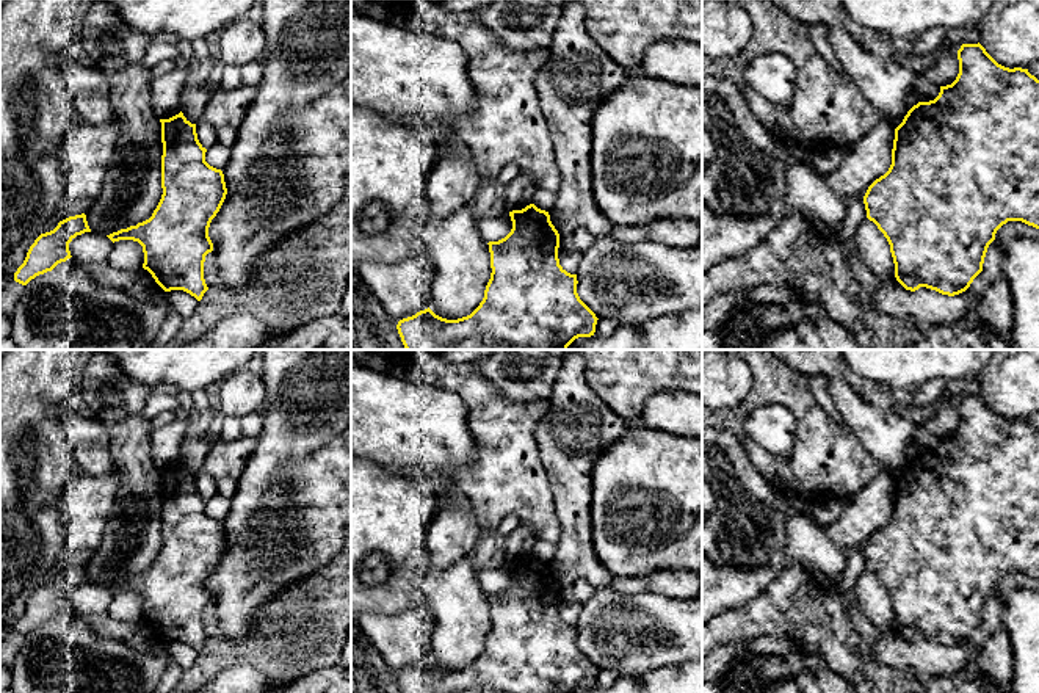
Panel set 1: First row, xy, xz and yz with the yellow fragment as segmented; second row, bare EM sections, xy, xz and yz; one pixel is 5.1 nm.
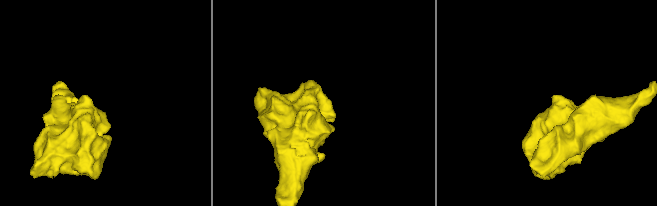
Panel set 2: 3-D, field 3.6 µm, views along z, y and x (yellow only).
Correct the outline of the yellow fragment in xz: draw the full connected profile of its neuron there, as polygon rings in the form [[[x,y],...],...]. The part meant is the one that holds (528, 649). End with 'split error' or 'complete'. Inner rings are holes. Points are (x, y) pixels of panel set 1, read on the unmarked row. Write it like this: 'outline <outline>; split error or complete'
outline [[[534,555],[522,561],[509,563],[512,580],[498,591],[489,593],[491,630],[480,657],[467,668],[447,671],[429,659],[398,673],[401,693],[574,693],[578,688],[591,688],[596,684],[597,668],[577,644],[577,626],[567,624],[558,610],[559,585],[545,561]]]; complete

